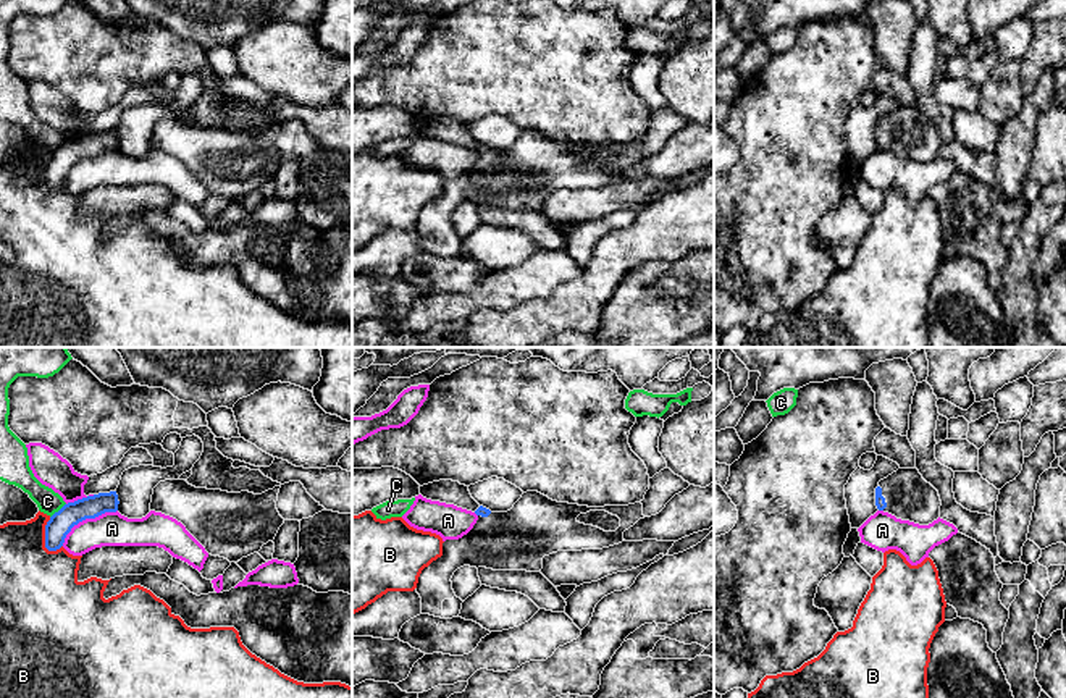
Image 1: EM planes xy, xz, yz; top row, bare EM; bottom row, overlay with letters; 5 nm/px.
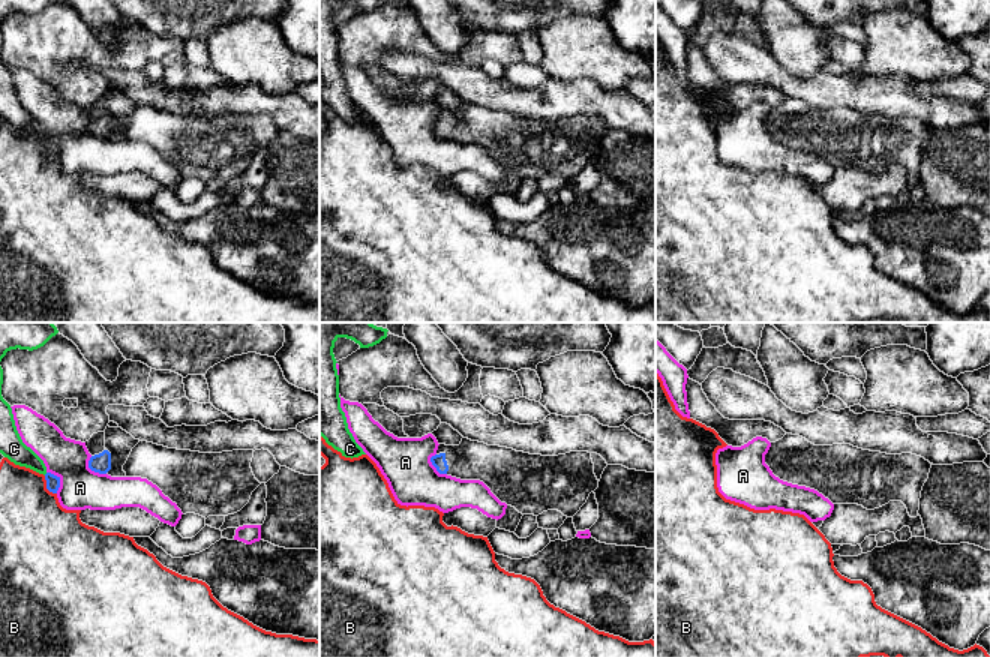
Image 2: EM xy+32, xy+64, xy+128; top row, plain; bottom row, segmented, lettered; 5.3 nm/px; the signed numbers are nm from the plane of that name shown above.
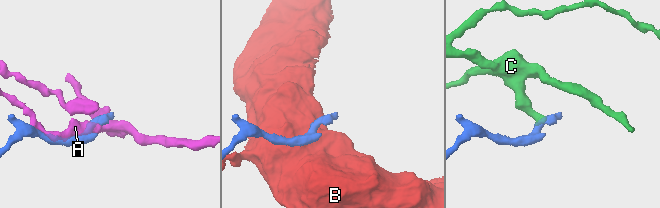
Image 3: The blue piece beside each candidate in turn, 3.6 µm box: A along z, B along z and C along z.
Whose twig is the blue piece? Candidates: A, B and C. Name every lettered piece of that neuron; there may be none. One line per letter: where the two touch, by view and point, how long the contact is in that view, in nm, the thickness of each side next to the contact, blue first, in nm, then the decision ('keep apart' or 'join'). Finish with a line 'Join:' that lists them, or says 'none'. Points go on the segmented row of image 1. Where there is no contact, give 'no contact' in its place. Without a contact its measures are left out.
A: contact xy (86, 517); length 340 nm; calibres 120 and 170 nm; keep apart
B: contact xy (46, 537); length 180 nm; calibres 120 and 380 nm; keep apart
C: contact xy (58, 511); length 110 nm; calibres 120 and 120 nm; keep apart
Join: none

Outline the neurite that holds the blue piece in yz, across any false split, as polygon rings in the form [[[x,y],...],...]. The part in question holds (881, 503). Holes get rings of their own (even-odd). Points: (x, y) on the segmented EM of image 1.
[[[898,469],[879,481],[875,506],[901,520],[929,525],[940,517],[938,491],[927,483],[919,470]]]

